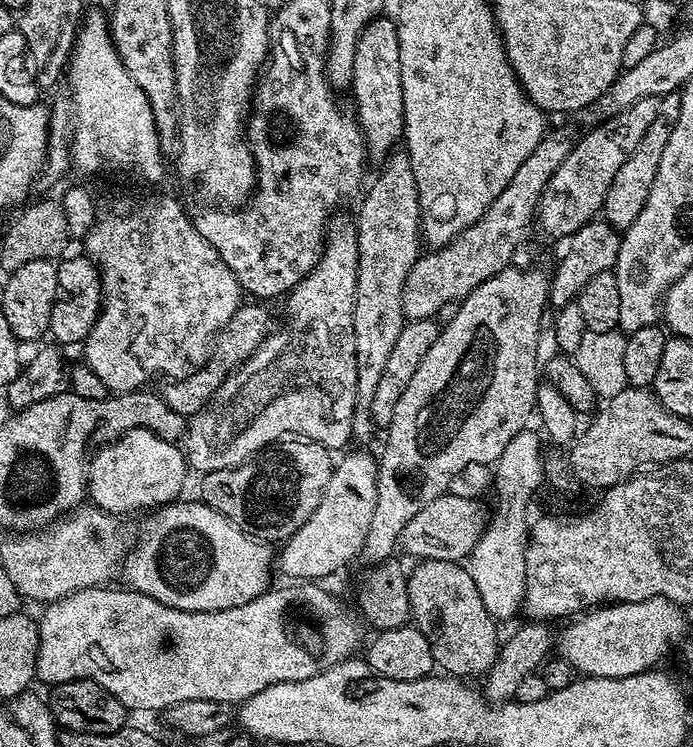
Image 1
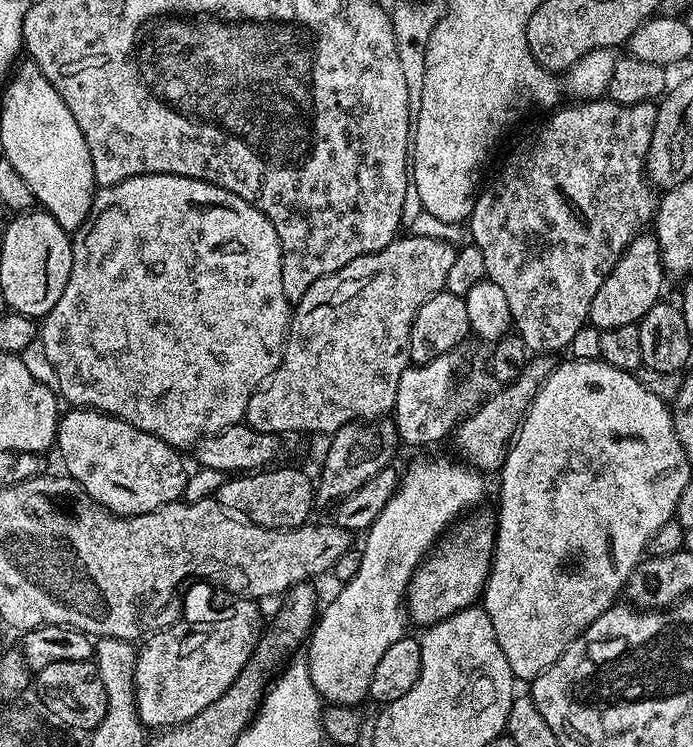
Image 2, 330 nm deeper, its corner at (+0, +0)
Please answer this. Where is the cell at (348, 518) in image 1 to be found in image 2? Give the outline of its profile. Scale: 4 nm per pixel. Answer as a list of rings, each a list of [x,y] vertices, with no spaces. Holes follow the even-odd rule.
[[[255,599],[233,601],[225,608],[196,604],[185,610],[184,620],[153,631],[147,637],[149,640],[139,645],[134,690],[136,713],[145,729],[173,728],[194,718],[194,714],[202,714],[210,702],[218,702],[218,698],[230,690],[234,678],[248,665],[262,632],[260,612]]]

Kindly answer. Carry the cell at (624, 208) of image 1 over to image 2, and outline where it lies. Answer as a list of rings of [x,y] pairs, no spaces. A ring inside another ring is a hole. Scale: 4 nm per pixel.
[[[625,254],[610,270],[606,282],[598,286],[598,294],[594,294],[594,302],[590,302],[588,323],[601,330],[614,326],[639,325],[642,319],[655,304],[661,303],[660,291],[664,288],[666,265],[659,255],[632,256]]]

